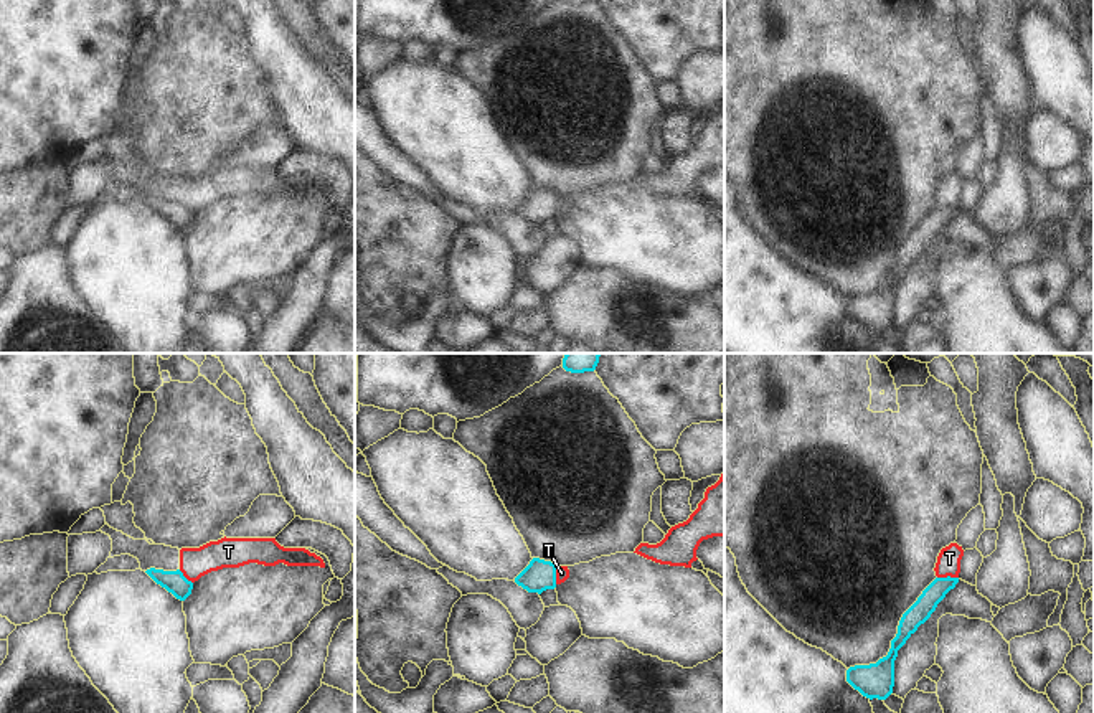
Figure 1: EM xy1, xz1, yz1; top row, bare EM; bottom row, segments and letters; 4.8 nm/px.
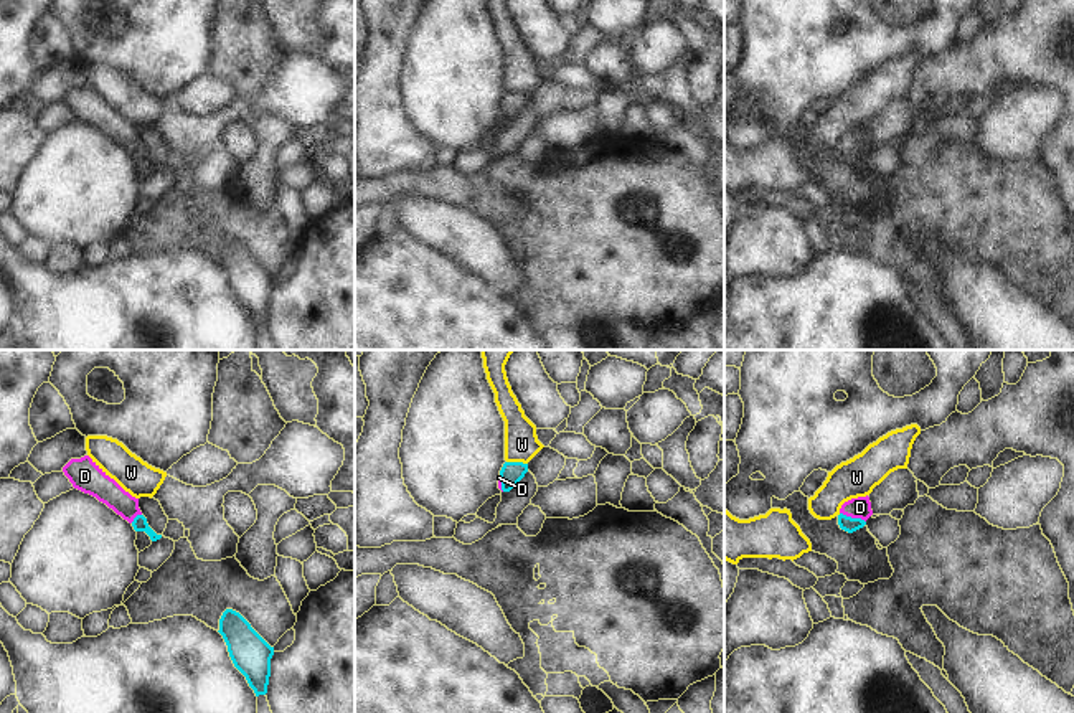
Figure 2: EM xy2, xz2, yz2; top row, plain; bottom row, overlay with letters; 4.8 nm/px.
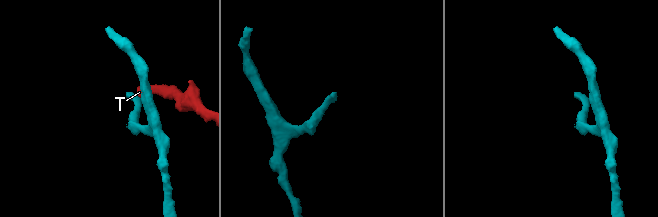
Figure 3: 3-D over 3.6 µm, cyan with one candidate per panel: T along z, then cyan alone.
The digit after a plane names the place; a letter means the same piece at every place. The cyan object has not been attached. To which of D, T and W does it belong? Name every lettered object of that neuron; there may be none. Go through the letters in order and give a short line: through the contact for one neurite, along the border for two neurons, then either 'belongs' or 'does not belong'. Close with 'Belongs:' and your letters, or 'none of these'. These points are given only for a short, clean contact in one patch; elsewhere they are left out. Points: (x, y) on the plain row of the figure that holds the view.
D: yz2 (847, 154), (853, 149), (860, 137) | belongs
T: yz1 (957, 207), (938, 208) | does not belong
W: xz2 (507, 91), (527, 94) | does not belong
Belongs: D

